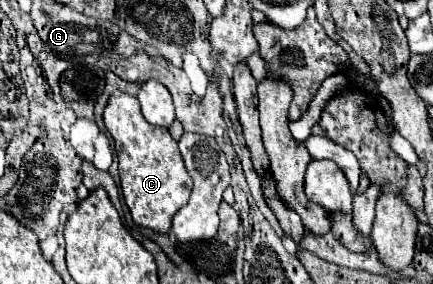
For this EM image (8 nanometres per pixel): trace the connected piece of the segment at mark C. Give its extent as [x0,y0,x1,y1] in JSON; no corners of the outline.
[104,92,192,232]

